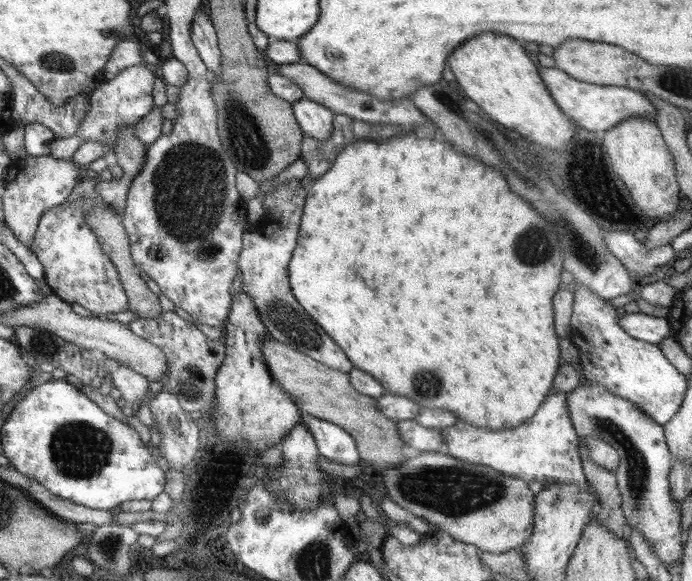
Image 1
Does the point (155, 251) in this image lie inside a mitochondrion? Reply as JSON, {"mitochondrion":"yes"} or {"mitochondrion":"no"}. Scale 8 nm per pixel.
{"mitochondrion":"yes"}

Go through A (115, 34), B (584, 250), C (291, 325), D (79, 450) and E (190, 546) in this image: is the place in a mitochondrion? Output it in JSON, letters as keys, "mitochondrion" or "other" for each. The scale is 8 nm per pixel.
{"A":"other","B":"mitochondrion","C":"mitochondrion","D":"mitochondrion","E":"other"}

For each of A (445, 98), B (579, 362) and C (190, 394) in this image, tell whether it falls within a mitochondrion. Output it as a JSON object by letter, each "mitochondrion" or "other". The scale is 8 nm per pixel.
{"A":"other","B":"other","C":"other"}

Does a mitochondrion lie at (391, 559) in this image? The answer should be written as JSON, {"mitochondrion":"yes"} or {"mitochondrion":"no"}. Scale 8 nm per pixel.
{"mitochondrion":"no"}

